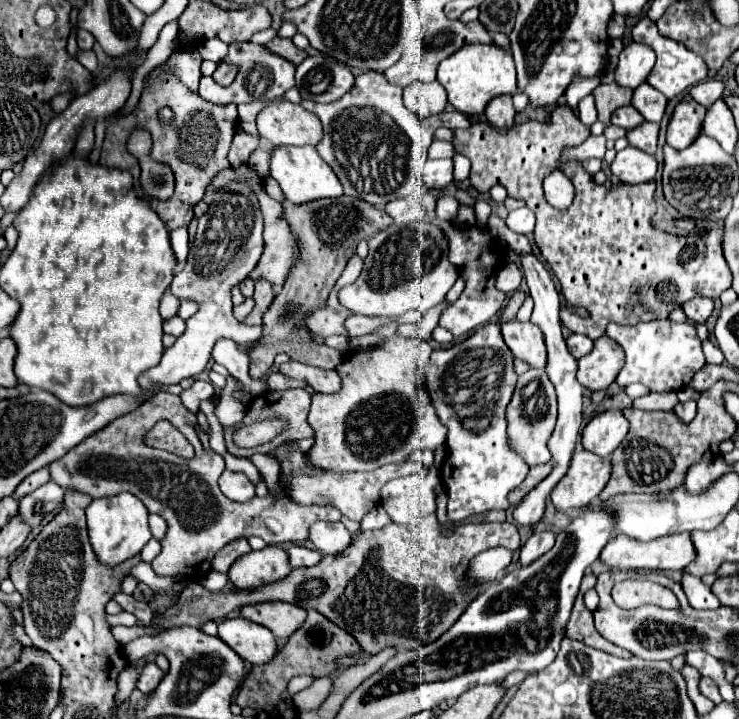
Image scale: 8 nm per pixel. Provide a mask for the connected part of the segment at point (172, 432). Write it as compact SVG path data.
M158 421L144 435L144 443L148 447L156 447L156 449L164 449L164 451L170 451L174 455L180 455L184 459L192 459L194 457L192 445L184 437L180 437L180 433L168 421Z

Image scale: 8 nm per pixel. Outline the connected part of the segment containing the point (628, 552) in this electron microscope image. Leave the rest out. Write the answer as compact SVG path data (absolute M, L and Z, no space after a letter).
M678 533L678 535L668 535L660 537L648 543L630 539L630 537L616 537L608 541L606 549L600 553L600 559L612 567L612 569L652 569L652 571L682 571L686 565L690 565L696 559L696 549L690 539L690 533Z

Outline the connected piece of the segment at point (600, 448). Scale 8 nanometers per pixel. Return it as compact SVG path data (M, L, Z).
M604 411L584 427L582 431L582 445L584 449L600 455L610 457L612 451L622 443L628 433L628 421L622 417L622 411Z

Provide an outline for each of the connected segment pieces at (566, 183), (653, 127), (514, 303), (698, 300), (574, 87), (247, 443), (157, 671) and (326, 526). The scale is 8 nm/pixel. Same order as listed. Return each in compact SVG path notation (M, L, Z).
M552 171L544 179L544 191L546 191L546 201L554 209L568 209L572 205L575 189L570 181L564 177L560 171Z
M644 121L644 123L638 125L636 129L628 131L626 139L630 141L632 147L642 149L642 151L646 151L648 155L654 155L654 153L656 153L656 141L658 141L658 129L660 129L658 123L648 123L648 121Z
M514 291L514 295L508 299L508 303L506 303L504 311L502 311L500 323L504 323L504 321L512 321L512 319L516 317L520 305L524 303L524 299L526 299L526 293L522 293L522 291Z
M694 297L694 299L686 301L682 305L682 309L684 309L688 319L692 319L696 323L704 323L710 317L712 309L714 309L714 301L708 299L708 297Z
M574 79L572 85L566 89L566 103L568 103L572 109L576 109L578 101L580 101L582 97L586 97L588 93L592 93L598 83L600 83L598 79Z
M264 419L264 421L256 421L252 425L240 425L234 435L232 441L238 447L258 447L262 443L272 441L276 435L280 435L286 429L286 423L282 419Z
M146 663L142 673L140 673L140 679L138 679L136 687L144 695L148 695L148 693L152 693L156 689L156 685L162 681L162 677L164 677L164 673L162 673L162 669L156 663Z
M316 521L310 525L308 541L322 555L340 555L350 543L350 533L340 521Z

